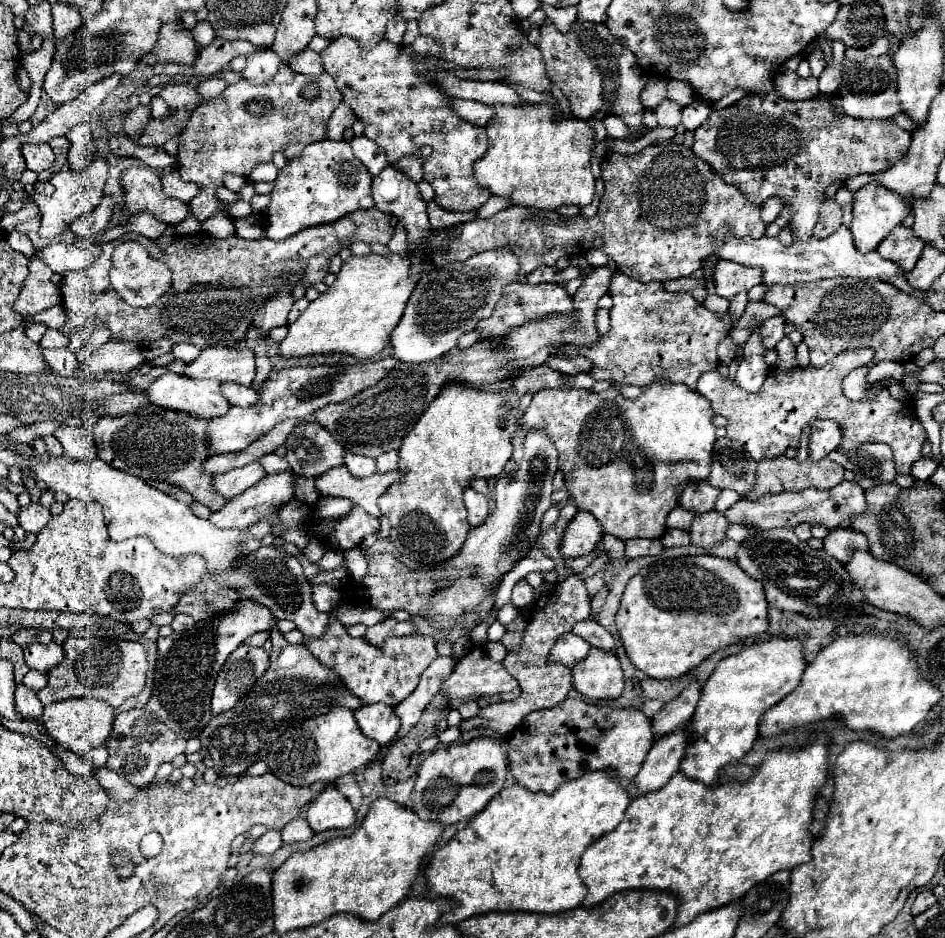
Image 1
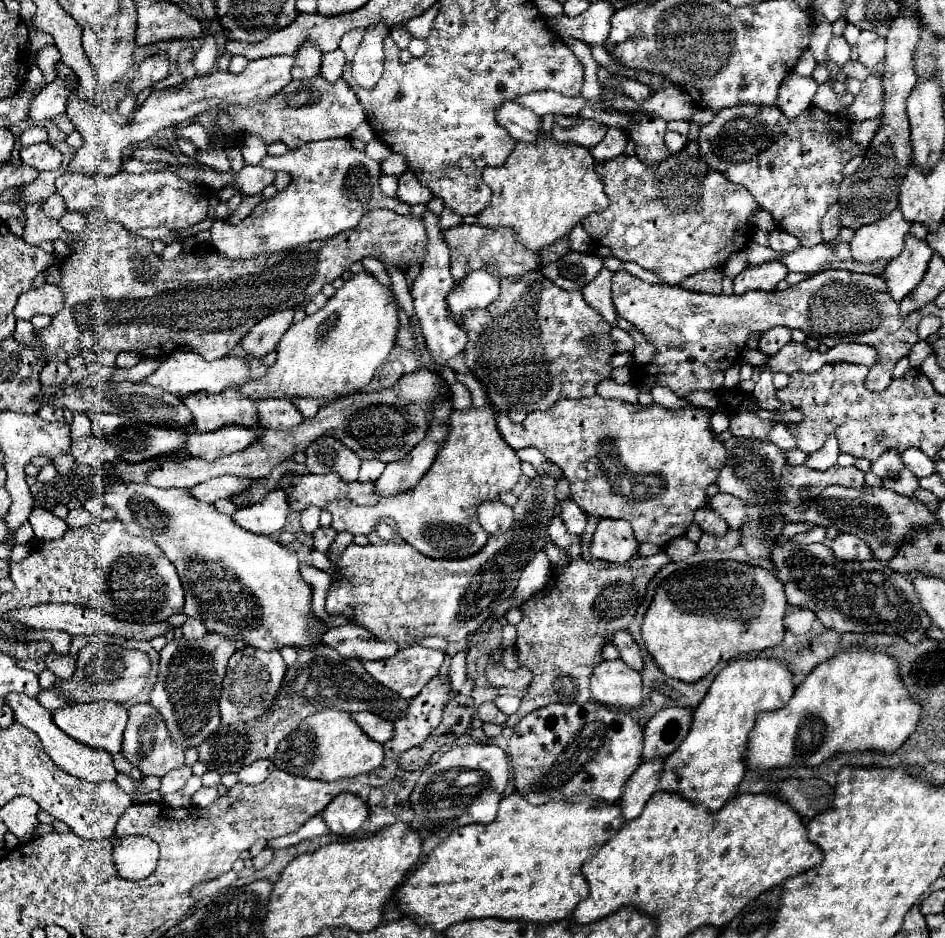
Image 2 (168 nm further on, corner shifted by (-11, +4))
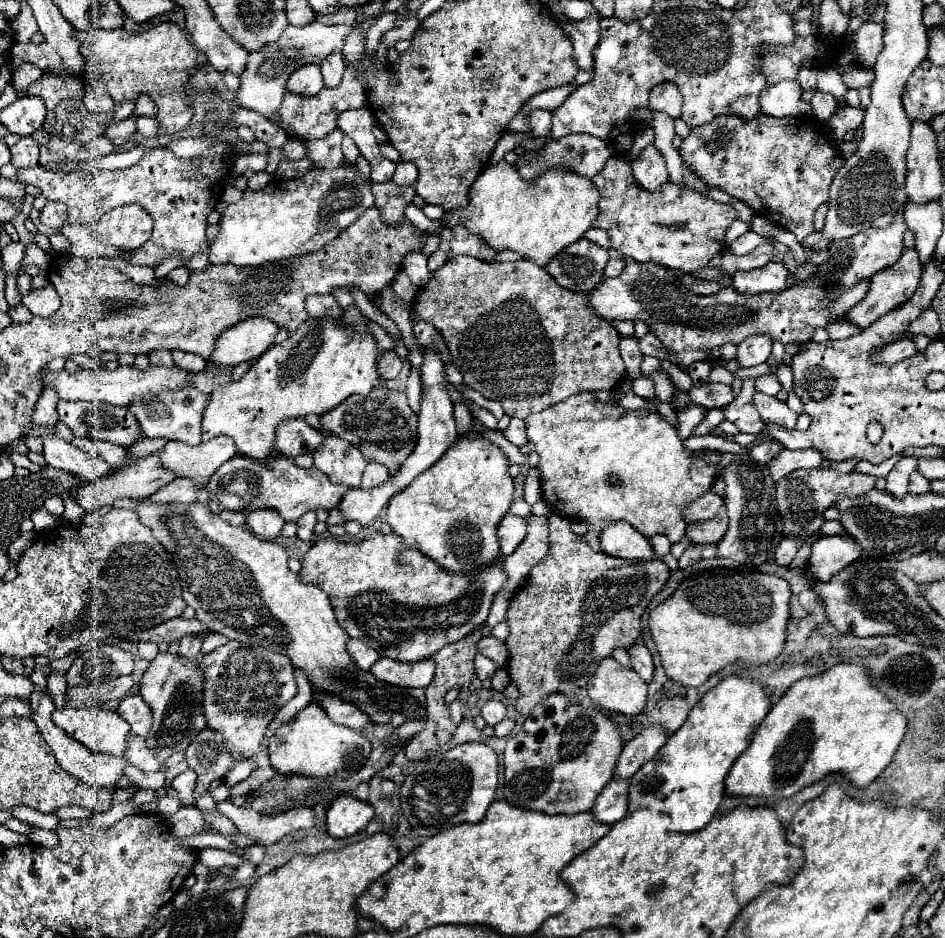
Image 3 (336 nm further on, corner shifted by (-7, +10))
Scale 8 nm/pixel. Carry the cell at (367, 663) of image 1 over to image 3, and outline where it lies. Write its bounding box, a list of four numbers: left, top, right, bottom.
[371,658,435,688]

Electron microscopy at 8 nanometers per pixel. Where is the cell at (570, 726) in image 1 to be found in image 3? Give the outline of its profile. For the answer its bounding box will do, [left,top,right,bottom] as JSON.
[503,694,623,814]

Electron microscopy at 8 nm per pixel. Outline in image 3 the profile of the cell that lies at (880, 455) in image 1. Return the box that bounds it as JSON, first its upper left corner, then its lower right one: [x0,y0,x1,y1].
[909,472,929,494]

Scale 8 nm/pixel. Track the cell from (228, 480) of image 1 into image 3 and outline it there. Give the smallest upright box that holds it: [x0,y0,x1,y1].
[151,478,199,504]

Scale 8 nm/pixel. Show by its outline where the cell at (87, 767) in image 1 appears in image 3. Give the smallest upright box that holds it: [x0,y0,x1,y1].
[29,694,127,786]

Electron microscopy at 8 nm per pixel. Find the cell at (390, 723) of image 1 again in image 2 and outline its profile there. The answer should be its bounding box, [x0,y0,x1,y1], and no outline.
[351,712,393,744]

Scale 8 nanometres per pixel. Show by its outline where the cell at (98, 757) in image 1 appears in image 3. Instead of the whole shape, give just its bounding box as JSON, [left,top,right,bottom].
[125,764,167,790]

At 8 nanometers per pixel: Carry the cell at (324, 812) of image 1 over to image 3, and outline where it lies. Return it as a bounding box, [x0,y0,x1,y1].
[327,794,373,838]

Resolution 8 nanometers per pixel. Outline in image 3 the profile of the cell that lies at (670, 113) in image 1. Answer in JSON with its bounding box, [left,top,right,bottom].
[649,82,683,118]

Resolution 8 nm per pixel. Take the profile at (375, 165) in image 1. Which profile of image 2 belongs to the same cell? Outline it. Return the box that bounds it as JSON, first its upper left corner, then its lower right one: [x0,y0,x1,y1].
[381,154,409,176]

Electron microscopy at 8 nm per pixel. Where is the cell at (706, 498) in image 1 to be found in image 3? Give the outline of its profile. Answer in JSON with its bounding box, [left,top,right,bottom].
[687,505,727,544]

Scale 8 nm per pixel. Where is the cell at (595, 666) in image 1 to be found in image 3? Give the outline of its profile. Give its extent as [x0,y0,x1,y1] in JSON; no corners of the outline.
[587,658,647,716]

